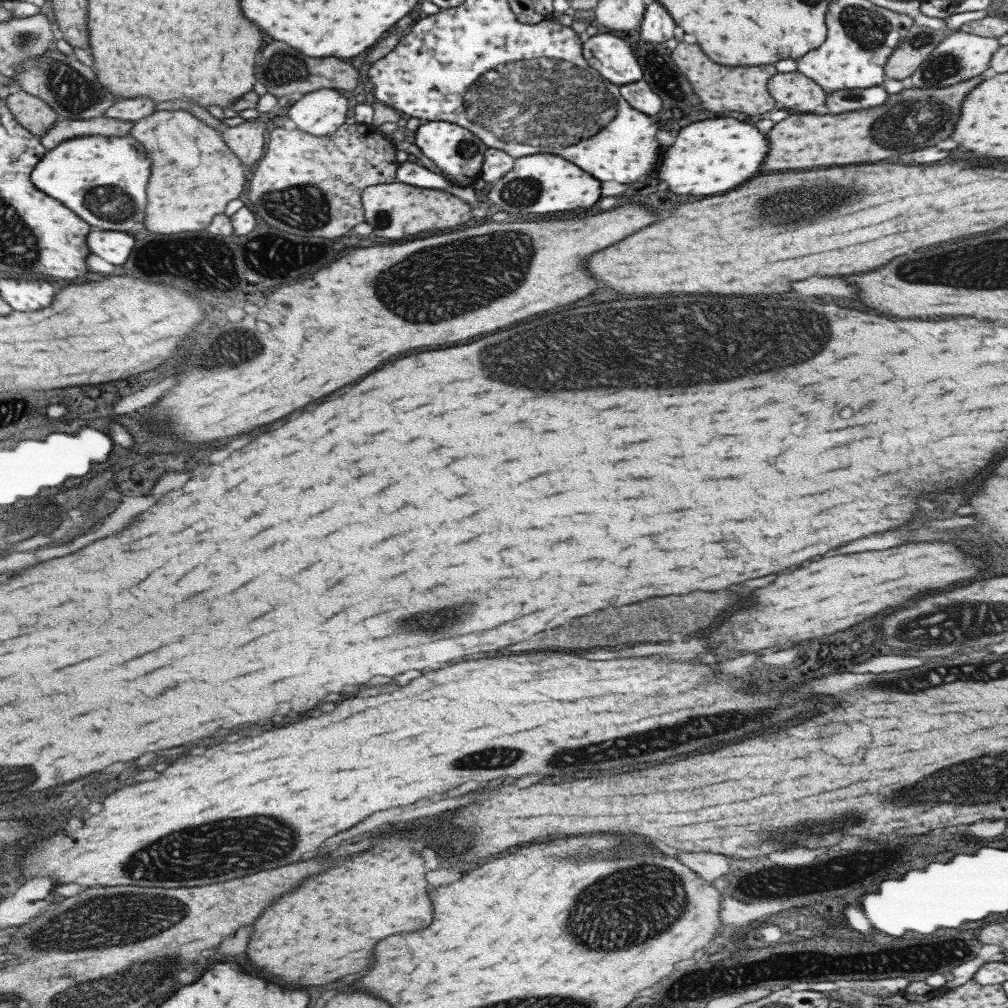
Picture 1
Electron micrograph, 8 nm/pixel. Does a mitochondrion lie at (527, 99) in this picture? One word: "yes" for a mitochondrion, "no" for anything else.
yes

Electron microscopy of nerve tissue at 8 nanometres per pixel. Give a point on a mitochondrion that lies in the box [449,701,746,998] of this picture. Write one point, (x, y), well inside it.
(627, 908)

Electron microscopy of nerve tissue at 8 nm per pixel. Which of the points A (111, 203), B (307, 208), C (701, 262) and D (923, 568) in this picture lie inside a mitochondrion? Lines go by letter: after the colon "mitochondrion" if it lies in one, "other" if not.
A: mitochondrion
B: mitochondrion
C: other
D: other

